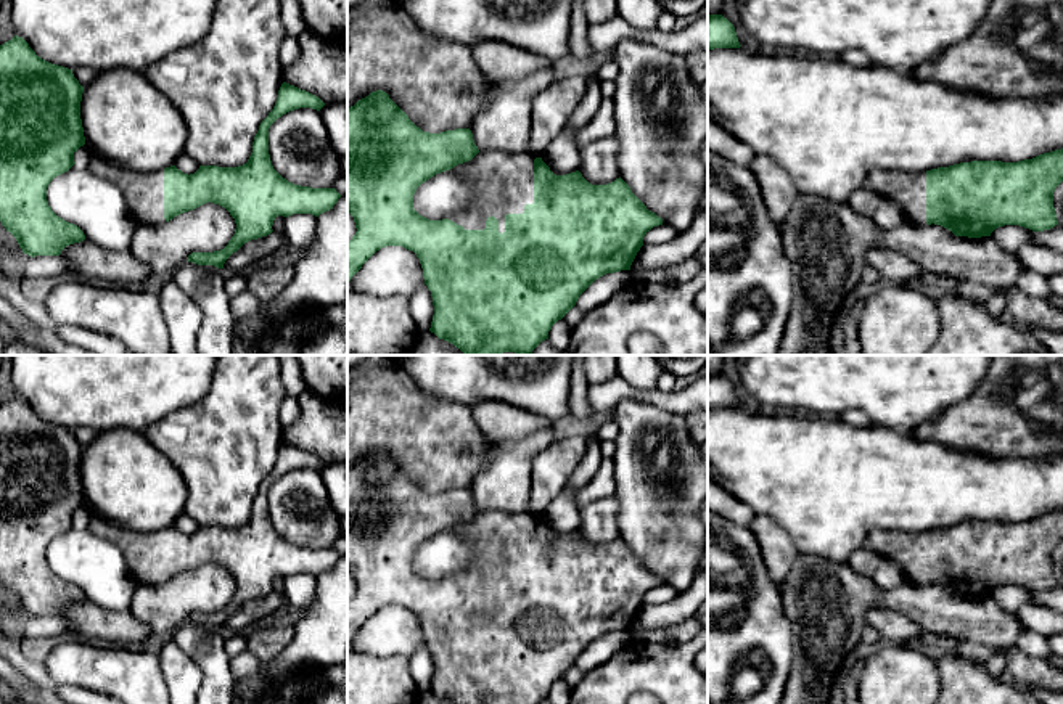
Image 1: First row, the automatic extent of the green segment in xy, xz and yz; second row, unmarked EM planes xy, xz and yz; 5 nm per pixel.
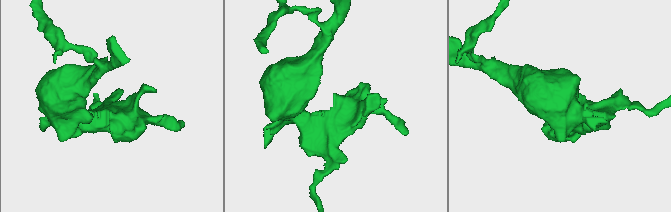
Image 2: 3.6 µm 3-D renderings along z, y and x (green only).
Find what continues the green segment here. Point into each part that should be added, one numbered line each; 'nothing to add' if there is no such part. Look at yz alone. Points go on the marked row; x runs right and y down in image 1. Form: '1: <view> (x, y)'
1: yz (909, 188)

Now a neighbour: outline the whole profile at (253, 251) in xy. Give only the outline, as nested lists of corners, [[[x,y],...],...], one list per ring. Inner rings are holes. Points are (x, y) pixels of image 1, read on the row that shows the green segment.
[[[272,231],[267,236],[244,243],[224,264],[224,272],[232,275],[248,273],[254,264],[272,256],[285,243],[285,235]]]

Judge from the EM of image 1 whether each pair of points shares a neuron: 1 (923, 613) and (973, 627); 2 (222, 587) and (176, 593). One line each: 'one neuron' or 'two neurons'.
1: one neuron
2: one neuron

